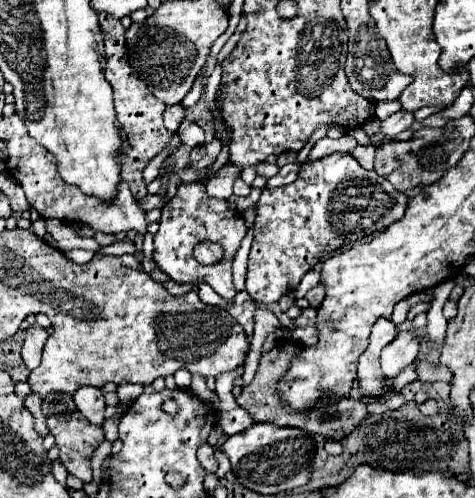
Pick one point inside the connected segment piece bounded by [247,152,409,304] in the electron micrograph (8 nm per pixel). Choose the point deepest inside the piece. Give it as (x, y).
(334, 201)

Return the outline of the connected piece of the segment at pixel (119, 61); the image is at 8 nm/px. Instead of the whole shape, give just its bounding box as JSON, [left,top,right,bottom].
[99,14,167,198]

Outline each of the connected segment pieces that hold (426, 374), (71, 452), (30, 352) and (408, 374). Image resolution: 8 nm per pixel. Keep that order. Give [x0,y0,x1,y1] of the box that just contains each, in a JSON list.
[[415,360,453,382],[43,394,105,482],[21,324,49,370],[392,364,417,392]]

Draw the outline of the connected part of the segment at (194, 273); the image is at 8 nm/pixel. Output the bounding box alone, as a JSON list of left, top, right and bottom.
[153,182,245,300]

